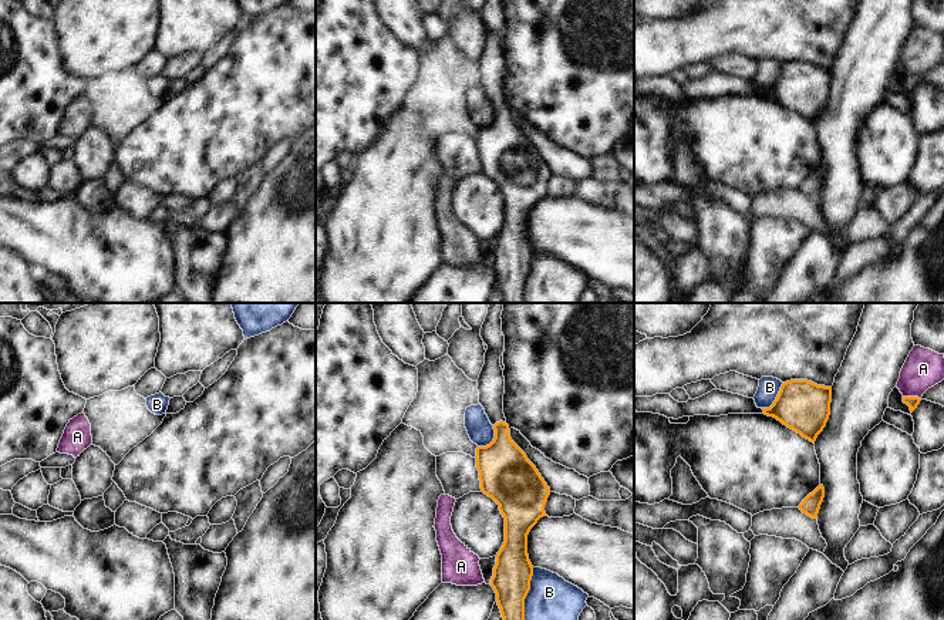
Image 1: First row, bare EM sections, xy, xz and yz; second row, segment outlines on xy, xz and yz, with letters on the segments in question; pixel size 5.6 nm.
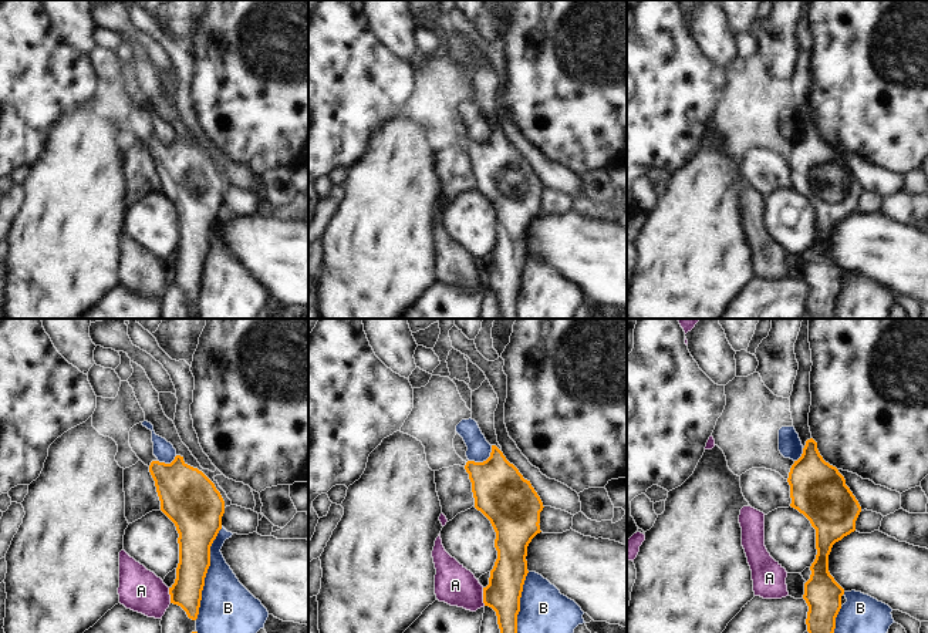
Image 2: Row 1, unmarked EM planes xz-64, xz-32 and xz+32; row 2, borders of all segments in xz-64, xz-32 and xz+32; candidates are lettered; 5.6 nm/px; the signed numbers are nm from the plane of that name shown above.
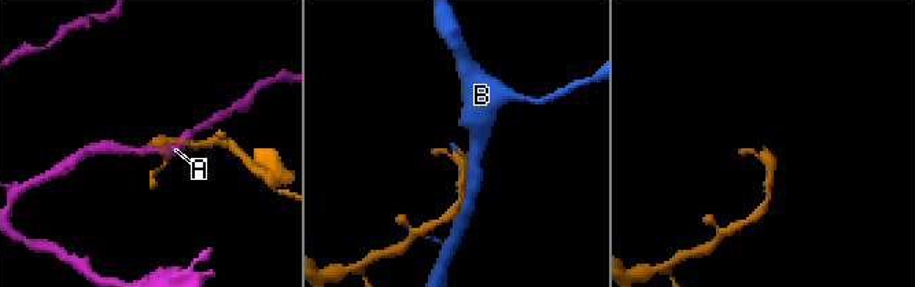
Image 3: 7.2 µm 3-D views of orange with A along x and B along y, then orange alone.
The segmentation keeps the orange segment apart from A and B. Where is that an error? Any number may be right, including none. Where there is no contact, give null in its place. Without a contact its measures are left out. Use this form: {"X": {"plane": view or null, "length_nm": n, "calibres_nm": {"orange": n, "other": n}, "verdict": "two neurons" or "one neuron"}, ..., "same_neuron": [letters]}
{"A": {"plane": "yz", "length_nm": 110, "calibres_nm": {"orange": 60, "other": 220}, "verdict": "two neurons"}, "B": {"plane": "xz", "length_nm": 300, "calibres_nm": {"orange": 220, "other": 260}, "verdict": "two neurons"}, "same_neuron": []}

